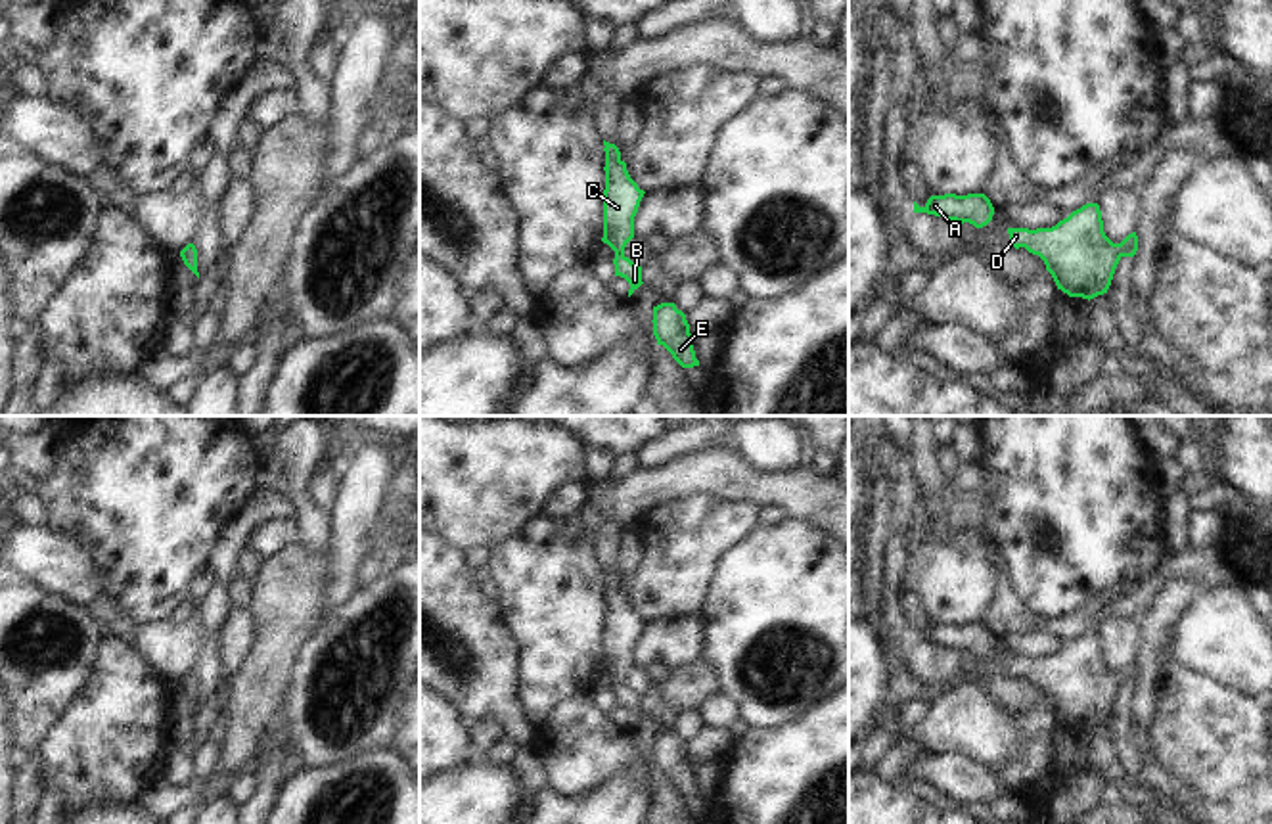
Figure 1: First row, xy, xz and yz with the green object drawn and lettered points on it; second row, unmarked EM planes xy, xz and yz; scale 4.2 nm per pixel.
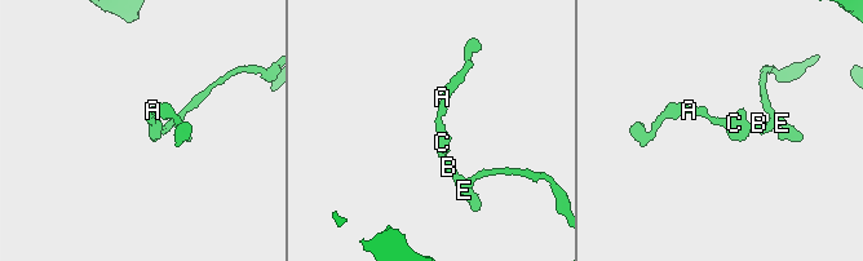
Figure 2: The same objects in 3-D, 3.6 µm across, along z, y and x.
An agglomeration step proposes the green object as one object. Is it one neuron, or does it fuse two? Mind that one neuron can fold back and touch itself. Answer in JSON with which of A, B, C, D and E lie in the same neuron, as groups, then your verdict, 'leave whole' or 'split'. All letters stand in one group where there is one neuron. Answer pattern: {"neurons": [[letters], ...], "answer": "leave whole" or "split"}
{"neurons": [["A", "B", "C", "D", "E"]], "answer": "leave whole"}

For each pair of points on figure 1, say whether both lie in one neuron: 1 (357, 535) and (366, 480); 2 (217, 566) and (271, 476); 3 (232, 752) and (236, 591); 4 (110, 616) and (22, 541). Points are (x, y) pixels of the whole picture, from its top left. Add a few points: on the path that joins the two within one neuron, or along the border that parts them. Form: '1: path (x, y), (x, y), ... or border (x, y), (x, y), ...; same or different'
1: path (357, 522), (361, 493); same
2: border (257, 485), (284, 495); different
3: border (248, 585), (248, 596), (242, 602); different
4: path (89, 595), (56, 562), (43, 556); same

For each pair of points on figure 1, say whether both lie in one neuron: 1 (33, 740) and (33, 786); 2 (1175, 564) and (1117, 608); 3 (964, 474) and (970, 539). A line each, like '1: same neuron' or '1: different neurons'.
1: different neurons
2: same neuron
3: same neuron

